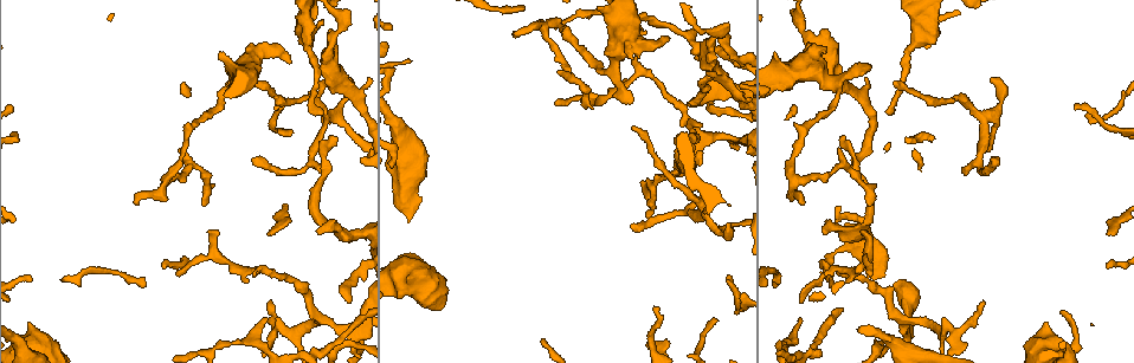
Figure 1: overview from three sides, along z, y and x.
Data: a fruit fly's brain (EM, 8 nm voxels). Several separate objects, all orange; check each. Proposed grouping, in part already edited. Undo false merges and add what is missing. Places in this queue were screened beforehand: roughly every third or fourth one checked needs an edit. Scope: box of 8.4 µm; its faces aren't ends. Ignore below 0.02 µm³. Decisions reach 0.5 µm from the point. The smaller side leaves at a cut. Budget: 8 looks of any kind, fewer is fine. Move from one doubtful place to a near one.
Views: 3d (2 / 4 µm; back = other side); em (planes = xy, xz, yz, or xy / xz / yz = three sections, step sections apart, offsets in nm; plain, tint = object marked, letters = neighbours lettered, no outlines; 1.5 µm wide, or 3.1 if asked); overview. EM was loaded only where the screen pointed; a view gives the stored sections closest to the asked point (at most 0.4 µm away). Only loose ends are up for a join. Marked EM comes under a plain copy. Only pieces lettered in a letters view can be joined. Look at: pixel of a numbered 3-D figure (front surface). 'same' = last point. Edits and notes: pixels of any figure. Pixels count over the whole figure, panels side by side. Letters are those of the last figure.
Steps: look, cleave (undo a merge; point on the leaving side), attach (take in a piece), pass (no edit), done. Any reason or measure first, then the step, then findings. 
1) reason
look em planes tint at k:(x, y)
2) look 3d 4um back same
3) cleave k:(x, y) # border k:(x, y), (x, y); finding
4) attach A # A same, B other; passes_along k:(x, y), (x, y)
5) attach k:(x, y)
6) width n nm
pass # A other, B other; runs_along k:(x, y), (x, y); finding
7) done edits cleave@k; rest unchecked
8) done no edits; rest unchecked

an open end
look 3d 2um at 1:(592, 93)

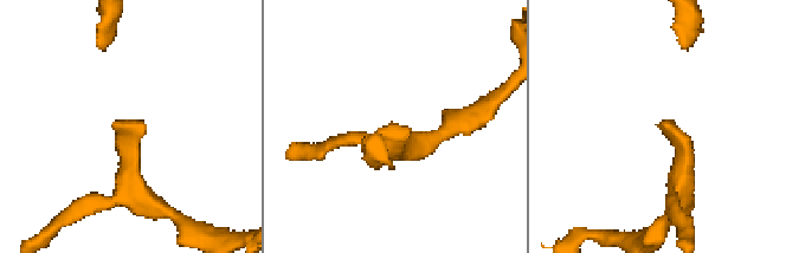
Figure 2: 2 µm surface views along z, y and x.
look em xy step 4 letters at 2:(121, 126)

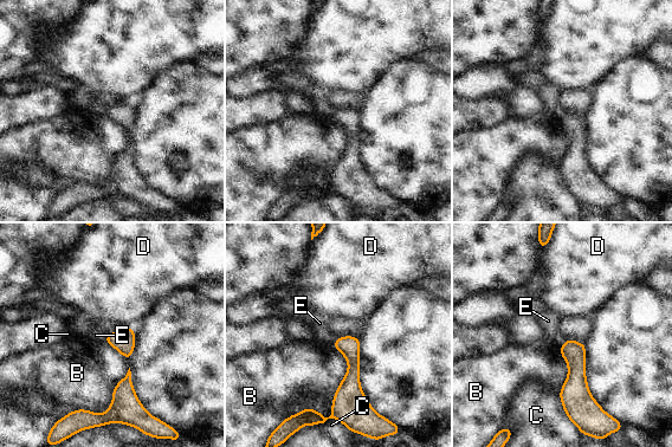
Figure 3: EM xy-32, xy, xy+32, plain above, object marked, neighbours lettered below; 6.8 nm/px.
look em planes letters same

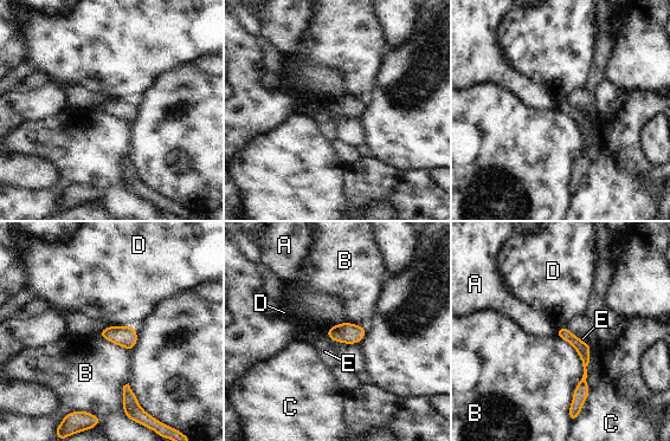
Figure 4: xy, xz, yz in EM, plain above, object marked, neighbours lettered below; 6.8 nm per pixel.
pass # A other, B other, C other, D other, E other; runs_along 4:(564, 330), (584, 350), (585, 376), (578, 404); no lettered piece goes on from it

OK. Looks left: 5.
branch stops here
look em xz step 4 letters at 1:(728, 223)

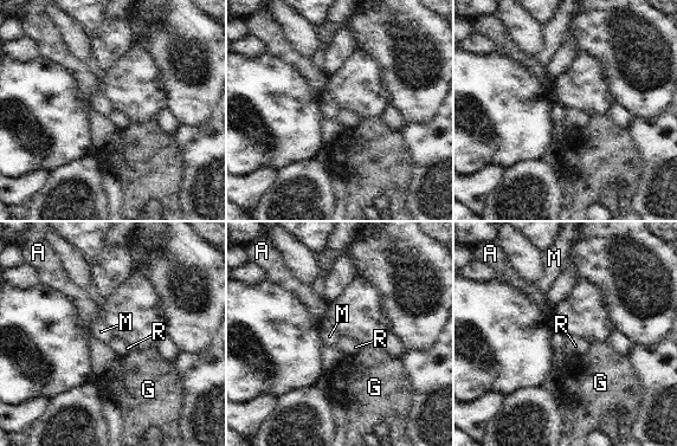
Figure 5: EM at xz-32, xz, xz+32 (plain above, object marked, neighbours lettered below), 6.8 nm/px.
look em xy step 8 letters same

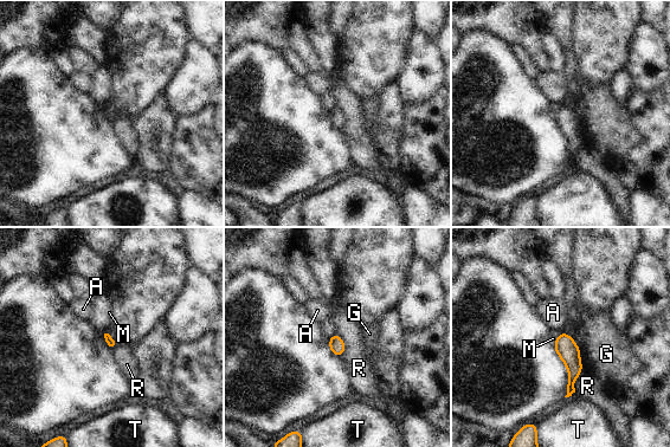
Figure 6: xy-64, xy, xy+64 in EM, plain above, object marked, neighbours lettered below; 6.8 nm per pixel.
pass # A other, G other, M other, R other, T other; runs_along 6:(564, 336), (572, 360), (569, 392); no lettered piece goes on from it

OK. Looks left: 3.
sharp bend
look em planes letters at 1:(341, 17)

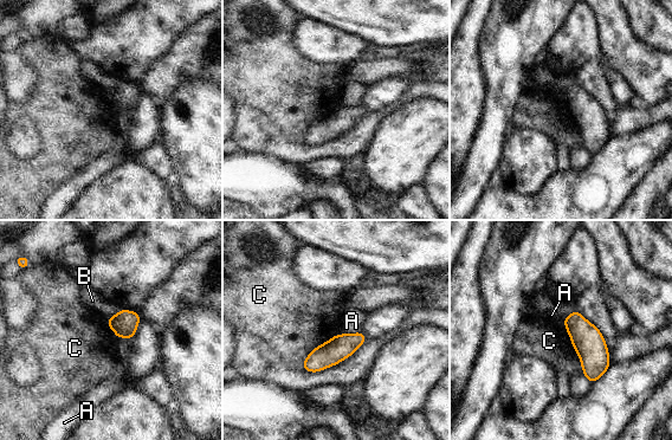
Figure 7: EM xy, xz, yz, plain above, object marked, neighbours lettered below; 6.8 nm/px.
longest_contact C 380 nm
pass # A other, B other, C other; border 7:(563, 318), (563, 325), (582, 370); one neuron here

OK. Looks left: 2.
done no edits; rest unchecked

